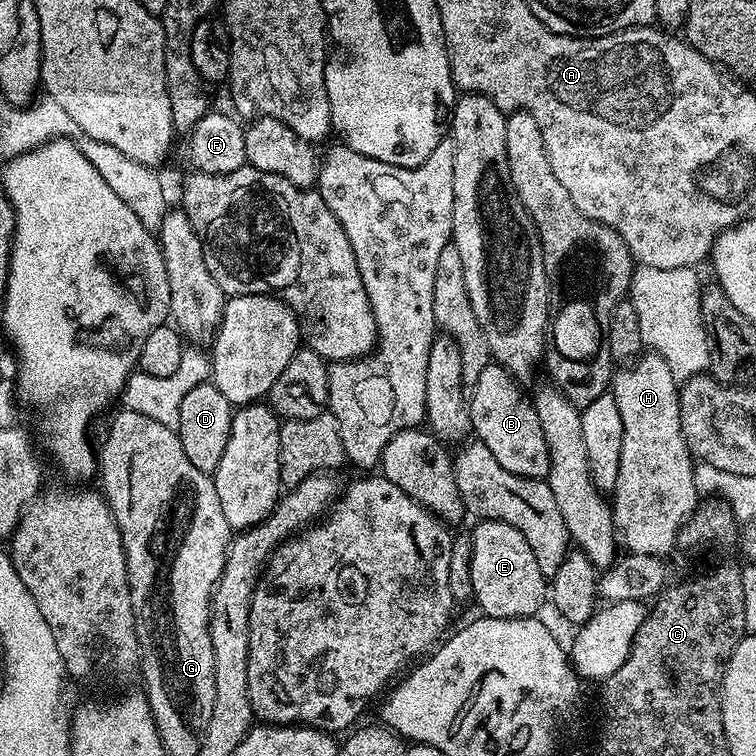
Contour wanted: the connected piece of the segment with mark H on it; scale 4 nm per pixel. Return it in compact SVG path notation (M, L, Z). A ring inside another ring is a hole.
M648 350L639 358L631 361L627 366L621 367L619 371L613 375L610 385L610 391L614 402L618 402L618 414L622 414L622 462L618 464L618 482L614 489L614 497L611 501L612 520L616 523L618 540L621 545L624 544L629 553L637 552L638 554L650 554L651 556L669 555L668 551L672 547L677 547L680 539L680 528L685 522L692 517L692 511L695 510L698 503L698 491L693 476L694 457L692 451L688 448L686 438L682 434L682 422L680 421L680 388L678 382L674 378L674 374L670 374L670 366L666 366L666 362L654 351Z

